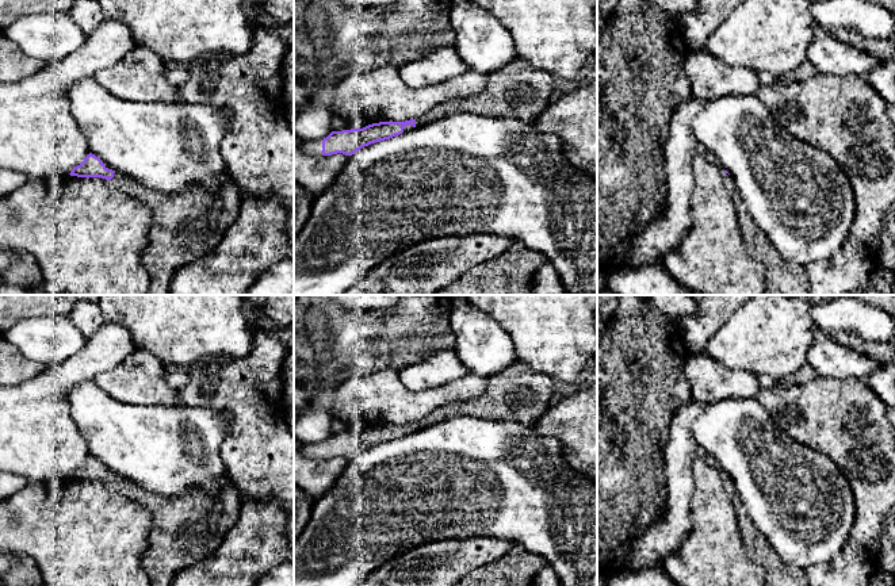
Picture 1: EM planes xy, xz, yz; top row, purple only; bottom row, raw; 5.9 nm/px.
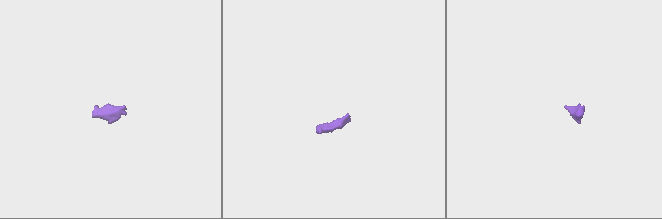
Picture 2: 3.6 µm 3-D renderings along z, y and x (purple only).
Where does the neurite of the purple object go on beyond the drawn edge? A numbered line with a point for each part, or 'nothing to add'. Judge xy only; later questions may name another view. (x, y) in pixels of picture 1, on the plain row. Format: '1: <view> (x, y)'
1: xy (184, 529)

